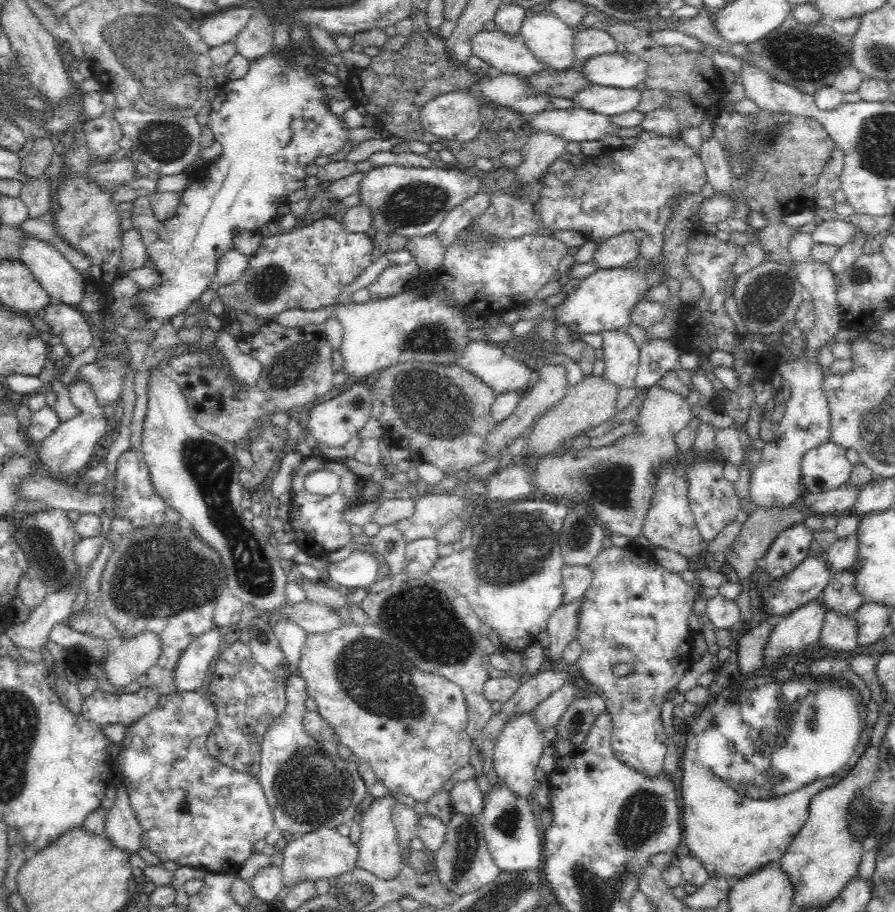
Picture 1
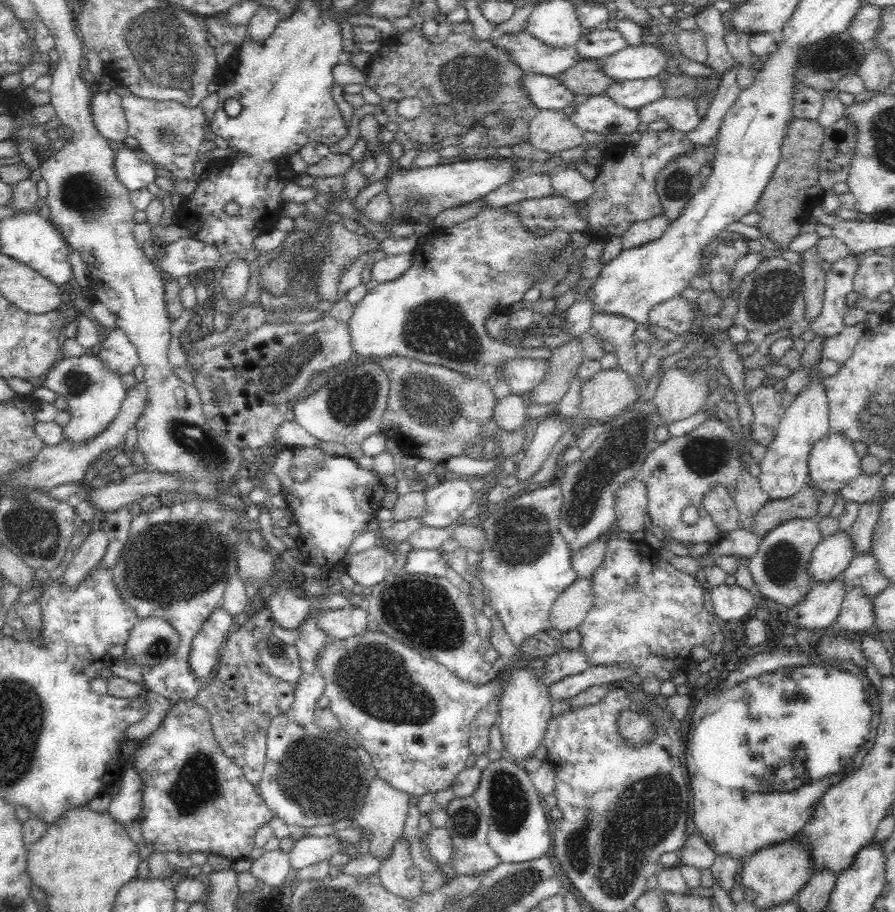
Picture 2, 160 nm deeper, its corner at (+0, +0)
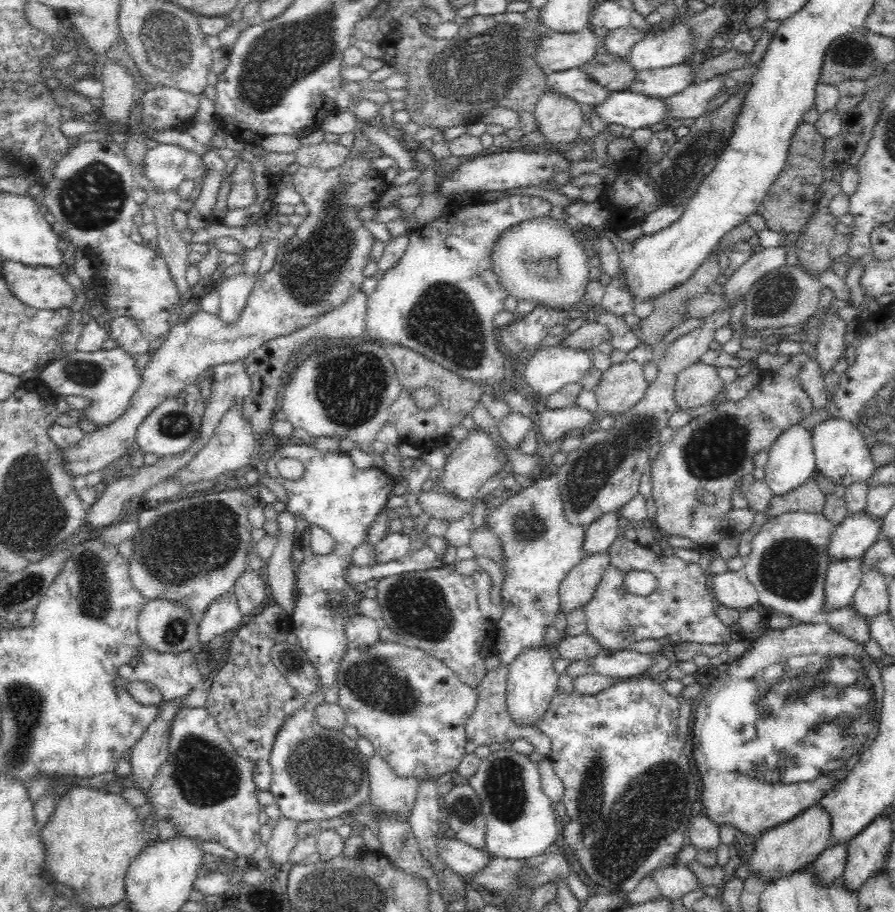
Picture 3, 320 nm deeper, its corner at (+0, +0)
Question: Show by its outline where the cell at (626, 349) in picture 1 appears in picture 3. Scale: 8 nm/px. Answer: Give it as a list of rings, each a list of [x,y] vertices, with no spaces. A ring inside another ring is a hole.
[[[621,270],[620,273],[612,277],[612,281],[606,286],[606,292],[601,301],[602,308],[622,317],[633,313],[632,310],[634,310],[636,302],[637,298],[632,297],[632,293],[630,293],[626,274]]]

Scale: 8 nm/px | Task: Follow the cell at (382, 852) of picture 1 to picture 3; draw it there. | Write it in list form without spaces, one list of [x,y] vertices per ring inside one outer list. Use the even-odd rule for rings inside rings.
[[[378,752],[367,760],[370,794],[369,801],[387,816],[406,818],[416,802],[420,780],[400,777]]]

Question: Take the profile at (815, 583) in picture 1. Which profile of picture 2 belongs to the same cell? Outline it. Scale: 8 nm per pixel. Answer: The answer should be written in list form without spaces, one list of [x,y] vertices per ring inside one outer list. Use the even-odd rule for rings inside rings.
[[[836,530],[828,538],[823,538],[816,545],[808,565],[813,582],[830,582],[832,578],[841,575],[854,555],[855,546],[849,532]]]

